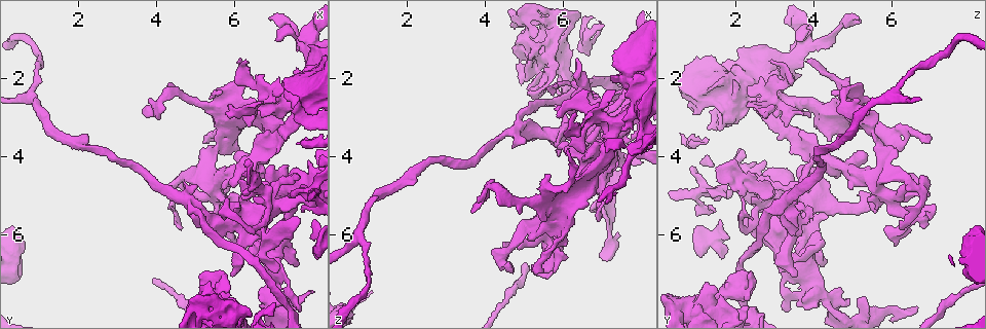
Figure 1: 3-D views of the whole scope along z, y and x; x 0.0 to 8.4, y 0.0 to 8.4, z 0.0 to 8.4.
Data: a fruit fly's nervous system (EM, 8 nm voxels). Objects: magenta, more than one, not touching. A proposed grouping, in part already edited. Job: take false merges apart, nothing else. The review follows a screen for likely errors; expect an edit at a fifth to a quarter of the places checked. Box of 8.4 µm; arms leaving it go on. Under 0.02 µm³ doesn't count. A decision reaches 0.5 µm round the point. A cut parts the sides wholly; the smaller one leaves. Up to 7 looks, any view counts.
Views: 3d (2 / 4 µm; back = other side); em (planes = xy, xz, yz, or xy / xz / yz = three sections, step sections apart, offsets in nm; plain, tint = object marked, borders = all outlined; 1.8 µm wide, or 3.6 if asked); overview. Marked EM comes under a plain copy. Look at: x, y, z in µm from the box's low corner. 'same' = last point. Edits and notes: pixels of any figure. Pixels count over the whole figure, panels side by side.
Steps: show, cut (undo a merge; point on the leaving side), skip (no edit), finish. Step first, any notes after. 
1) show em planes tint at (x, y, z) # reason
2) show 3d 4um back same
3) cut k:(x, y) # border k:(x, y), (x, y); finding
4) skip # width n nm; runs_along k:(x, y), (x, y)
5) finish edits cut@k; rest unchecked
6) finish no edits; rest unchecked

show em 3.6um planes tint at (5.60, 7.90, 1.50) # sharp bend

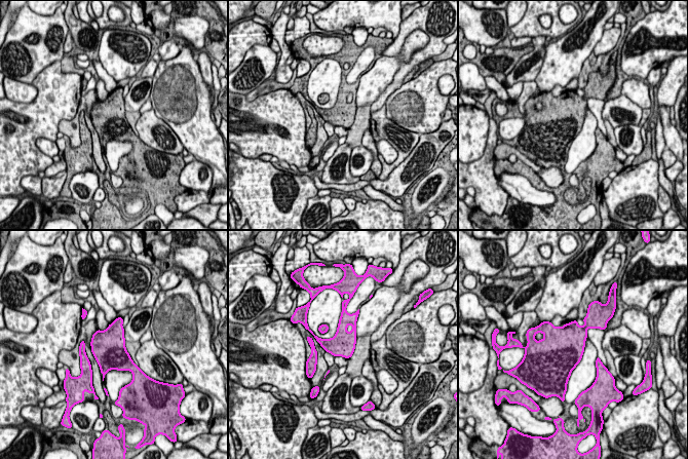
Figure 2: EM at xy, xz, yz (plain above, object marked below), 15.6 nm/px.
skip # width 380 nm; all the same cell

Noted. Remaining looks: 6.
show em planes tint at (4.95, 5.20, 3.20) # abrupt turn

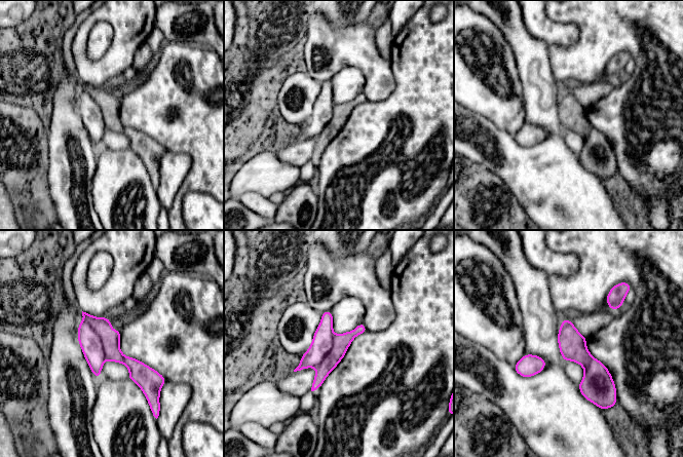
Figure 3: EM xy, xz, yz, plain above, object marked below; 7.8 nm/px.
cut 3:(89, 341) # a second cell is stuck on

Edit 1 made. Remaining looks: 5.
finish edits cut@3; rest unchecked

